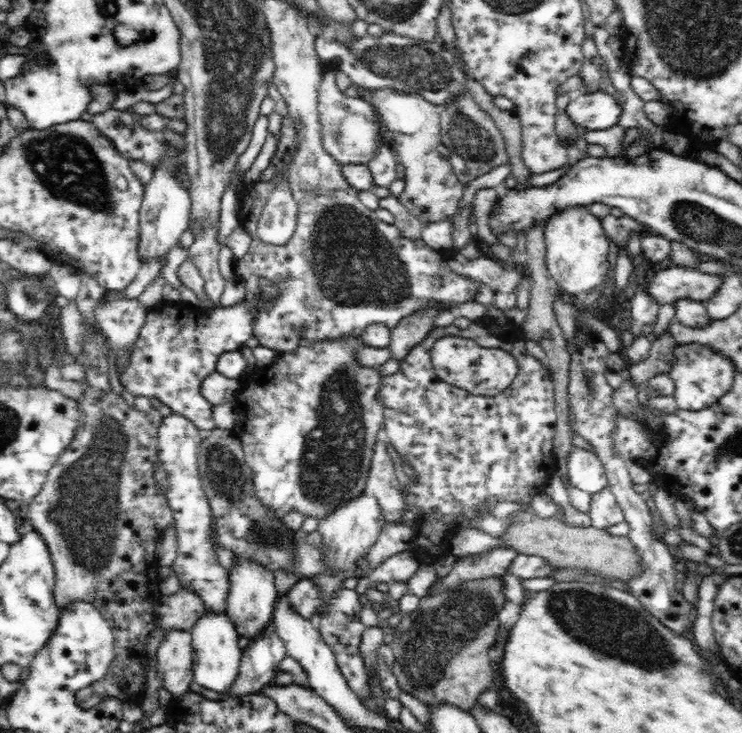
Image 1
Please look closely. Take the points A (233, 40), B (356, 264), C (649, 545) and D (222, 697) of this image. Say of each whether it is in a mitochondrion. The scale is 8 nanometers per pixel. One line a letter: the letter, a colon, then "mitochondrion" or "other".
A: mitochondrion
B: mitochondrion
C: other
D: other

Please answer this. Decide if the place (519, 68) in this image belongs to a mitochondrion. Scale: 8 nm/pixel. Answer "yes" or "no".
no

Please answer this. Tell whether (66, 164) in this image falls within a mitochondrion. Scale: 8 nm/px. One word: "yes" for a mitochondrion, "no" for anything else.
yes

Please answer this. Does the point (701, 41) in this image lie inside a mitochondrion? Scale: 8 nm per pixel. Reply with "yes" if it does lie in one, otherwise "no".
yes

